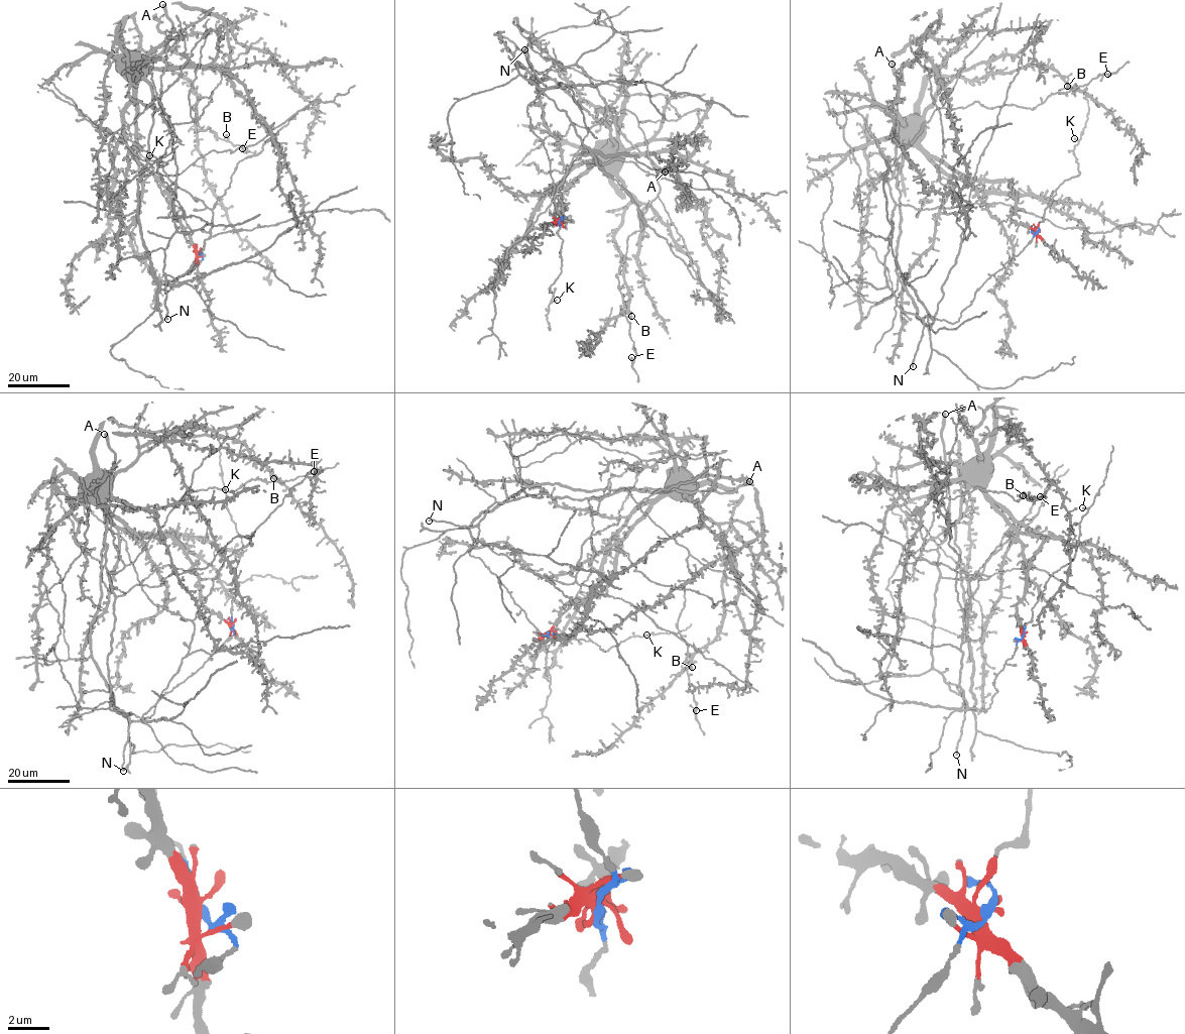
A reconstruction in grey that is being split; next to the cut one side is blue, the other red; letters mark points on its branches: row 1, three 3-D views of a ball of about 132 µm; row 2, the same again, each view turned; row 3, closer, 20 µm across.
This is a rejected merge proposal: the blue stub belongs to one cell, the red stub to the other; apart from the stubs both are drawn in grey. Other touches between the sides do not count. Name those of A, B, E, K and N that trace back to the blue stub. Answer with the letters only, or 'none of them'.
A, B, E, K, N

